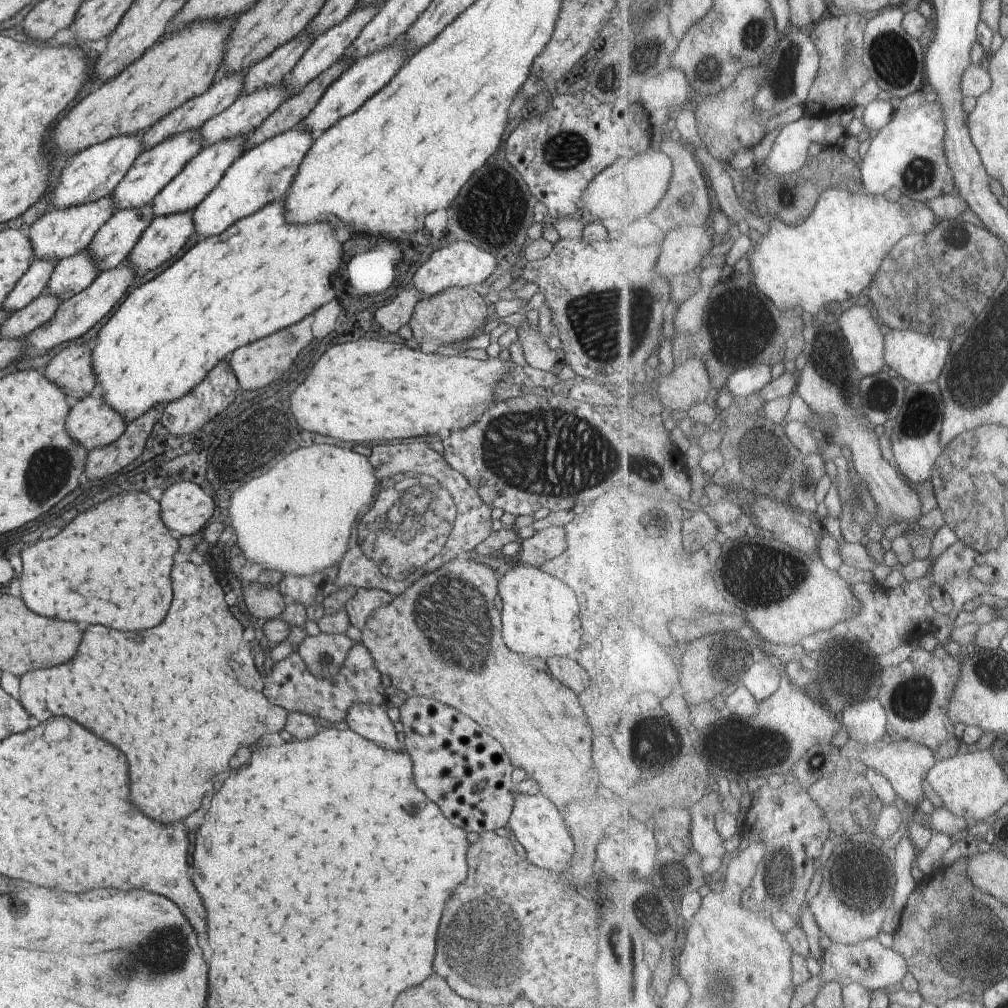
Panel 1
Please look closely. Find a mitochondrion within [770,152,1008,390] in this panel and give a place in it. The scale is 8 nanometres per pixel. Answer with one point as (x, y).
(934, 300)

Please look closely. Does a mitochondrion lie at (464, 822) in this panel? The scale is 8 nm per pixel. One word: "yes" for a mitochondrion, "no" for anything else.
no

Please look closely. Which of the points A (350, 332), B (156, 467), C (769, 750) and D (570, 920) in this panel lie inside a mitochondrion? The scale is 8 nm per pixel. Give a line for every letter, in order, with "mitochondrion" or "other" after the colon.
A: other
B: other
C: mitochondrion
D: other

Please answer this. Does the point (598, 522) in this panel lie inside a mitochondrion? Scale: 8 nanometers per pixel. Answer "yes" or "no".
no

